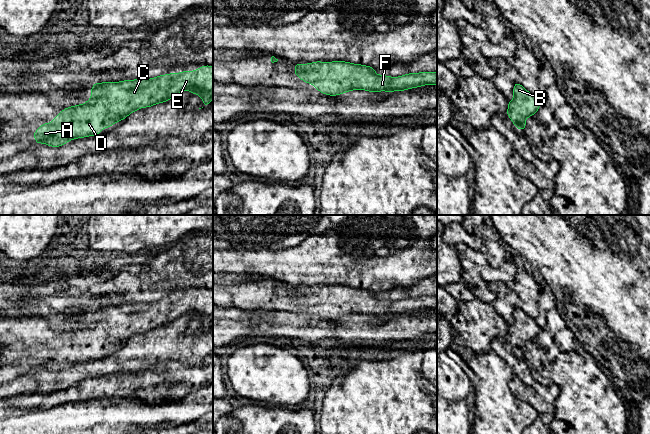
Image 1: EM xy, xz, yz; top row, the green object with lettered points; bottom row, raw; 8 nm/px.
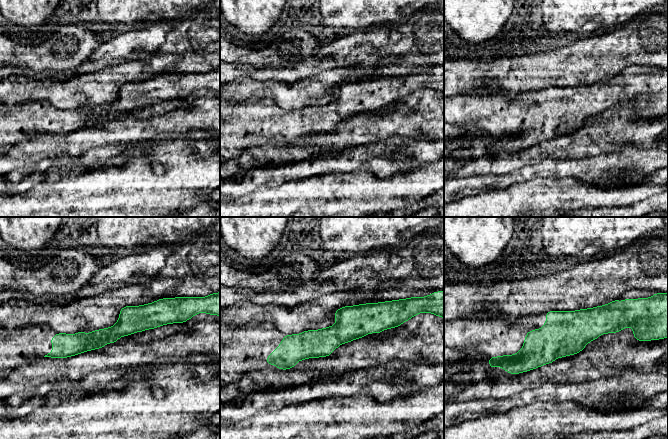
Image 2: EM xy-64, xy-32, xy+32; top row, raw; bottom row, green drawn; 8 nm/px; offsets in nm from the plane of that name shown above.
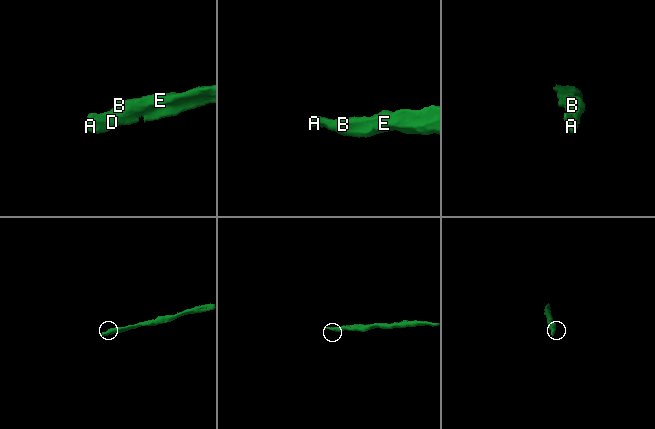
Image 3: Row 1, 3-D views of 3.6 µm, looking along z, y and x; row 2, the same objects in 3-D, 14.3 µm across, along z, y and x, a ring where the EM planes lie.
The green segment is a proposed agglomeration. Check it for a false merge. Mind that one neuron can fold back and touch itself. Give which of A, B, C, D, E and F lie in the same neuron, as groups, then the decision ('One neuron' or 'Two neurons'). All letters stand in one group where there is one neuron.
Groups: A B C D E F. One neuron

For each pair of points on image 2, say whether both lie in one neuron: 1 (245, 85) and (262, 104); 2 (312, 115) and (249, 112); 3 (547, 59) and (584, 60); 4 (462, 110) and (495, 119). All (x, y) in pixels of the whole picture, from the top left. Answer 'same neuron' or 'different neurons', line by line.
1: different neurons
2: same neuron
3: same neuron
4: same neuron

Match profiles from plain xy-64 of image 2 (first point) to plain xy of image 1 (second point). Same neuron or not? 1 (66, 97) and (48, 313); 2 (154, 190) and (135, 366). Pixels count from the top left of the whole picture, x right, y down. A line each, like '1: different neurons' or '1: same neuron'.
1: same neuron
2: different neurons

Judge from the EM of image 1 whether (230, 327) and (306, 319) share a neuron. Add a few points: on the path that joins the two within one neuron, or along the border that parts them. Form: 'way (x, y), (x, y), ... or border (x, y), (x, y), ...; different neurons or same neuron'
way (249, 324), (256, 324), (269, 319), (287, 319); same neuron

